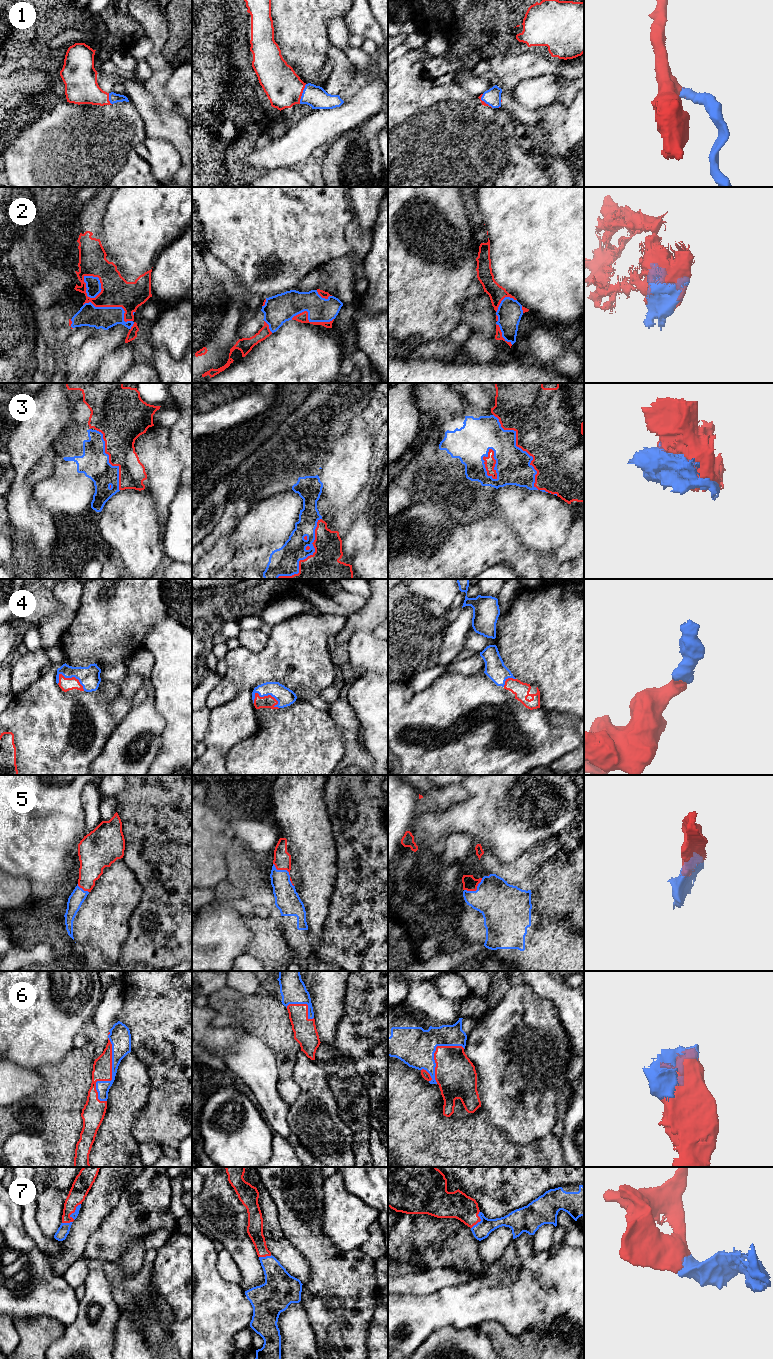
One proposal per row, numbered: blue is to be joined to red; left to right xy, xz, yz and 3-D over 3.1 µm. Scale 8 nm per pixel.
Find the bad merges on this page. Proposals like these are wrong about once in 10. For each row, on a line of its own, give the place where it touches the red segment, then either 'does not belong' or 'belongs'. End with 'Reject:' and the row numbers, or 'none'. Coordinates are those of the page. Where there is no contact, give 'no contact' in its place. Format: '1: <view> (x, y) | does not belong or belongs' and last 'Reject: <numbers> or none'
1: xz (301, 94) | belongs
2: xy (114, 306) | belongs
3: yz (521, 448) | does not belong
4: xz (269, 695) | belongs
5: yz (475, 890) | belongs
6: xy (111, 1075) | belongs
7: xy (74, 1211) | belongs
Reject: 3

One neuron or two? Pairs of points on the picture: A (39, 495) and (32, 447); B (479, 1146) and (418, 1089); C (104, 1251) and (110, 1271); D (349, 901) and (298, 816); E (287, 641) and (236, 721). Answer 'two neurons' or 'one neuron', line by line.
A: two neurons
B: one neuron
C: two neurons
D: two neurons
E: one neuron

